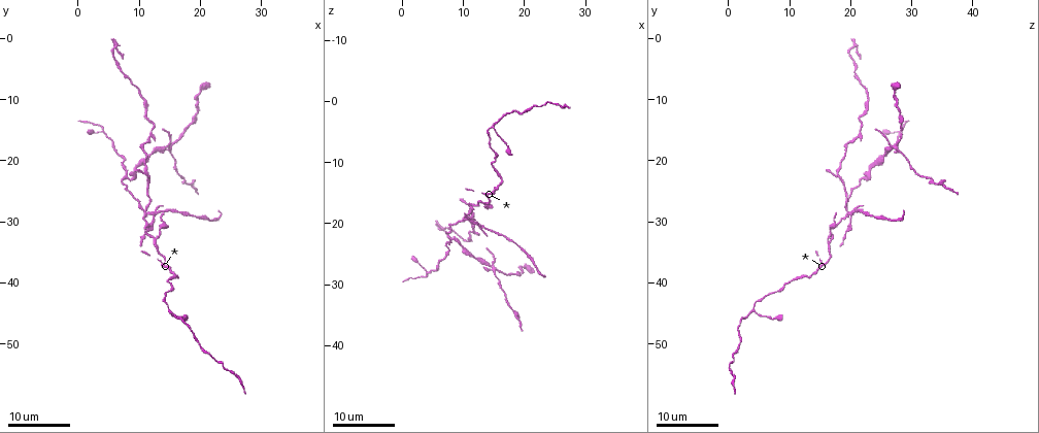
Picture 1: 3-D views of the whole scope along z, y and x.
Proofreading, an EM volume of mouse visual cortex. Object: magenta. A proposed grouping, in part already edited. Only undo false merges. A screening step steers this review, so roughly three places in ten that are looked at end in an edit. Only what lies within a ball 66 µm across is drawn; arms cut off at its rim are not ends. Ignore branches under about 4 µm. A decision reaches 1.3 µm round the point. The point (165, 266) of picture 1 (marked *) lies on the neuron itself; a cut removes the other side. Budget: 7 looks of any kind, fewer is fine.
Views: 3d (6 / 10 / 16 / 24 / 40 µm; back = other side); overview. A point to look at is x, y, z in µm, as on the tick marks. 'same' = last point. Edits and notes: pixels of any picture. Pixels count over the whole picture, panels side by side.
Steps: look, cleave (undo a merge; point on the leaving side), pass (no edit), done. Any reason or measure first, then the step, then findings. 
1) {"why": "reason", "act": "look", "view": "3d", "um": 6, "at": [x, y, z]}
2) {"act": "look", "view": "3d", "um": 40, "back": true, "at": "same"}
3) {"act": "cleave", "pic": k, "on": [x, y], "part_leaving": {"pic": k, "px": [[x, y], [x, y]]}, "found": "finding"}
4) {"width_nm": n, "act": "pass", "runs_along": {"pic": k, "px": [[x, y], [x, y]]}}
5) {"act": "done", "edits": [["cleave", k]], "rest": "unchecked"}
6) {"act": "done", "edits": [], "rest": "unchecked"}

{"why": "arms part here", "act": "look", "view": "3d", "um": 16, "at": [15.0, 44.5, 4.0]}

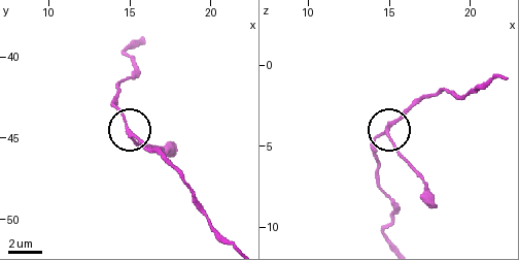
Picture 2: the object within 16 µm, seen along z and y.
{"act": "look", "view": "3d", "um": 6, "at": [14.8, 44.6, 4.2]}

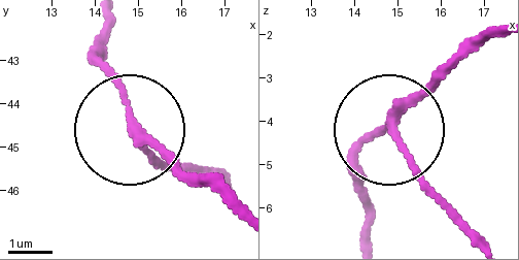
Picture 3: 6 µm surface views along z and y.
{"width_nm": 190, "act": "pass", "found": "all the same neuron"}

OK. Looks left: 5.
{"why": "three arms meet", "act": "look", "view": "3d", "um": 24, "at": [12.0, 33.5, 17.0]}

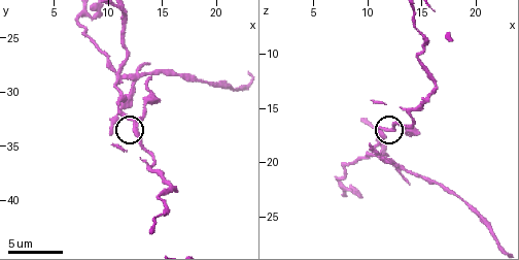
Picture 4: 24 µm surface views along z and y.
{"act": "look", "view": "3d", "um": 10, "at": [12.6, 33.2, 16.4]}

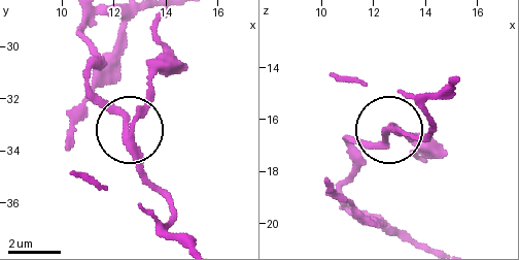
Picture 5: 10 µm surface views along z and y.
{"act": "look", "view": "3d", "um": 10, "back": true, "at": [12.5, 33.1, 16.6]}

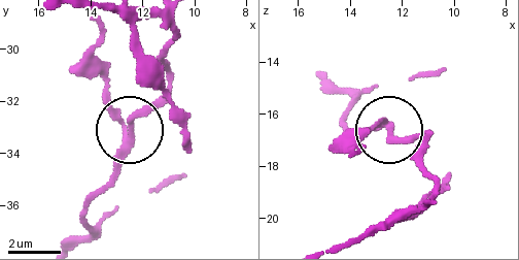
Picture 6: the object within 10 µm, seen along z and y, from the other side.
{"arms": 3, "act": "cleave", "pic": 6, "on": [113, 109], "found": "two neurons meet here"}

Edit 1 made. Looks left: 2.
{"act": "done", "edits": [["cleave", 6]], "rest": "unchecked"}

